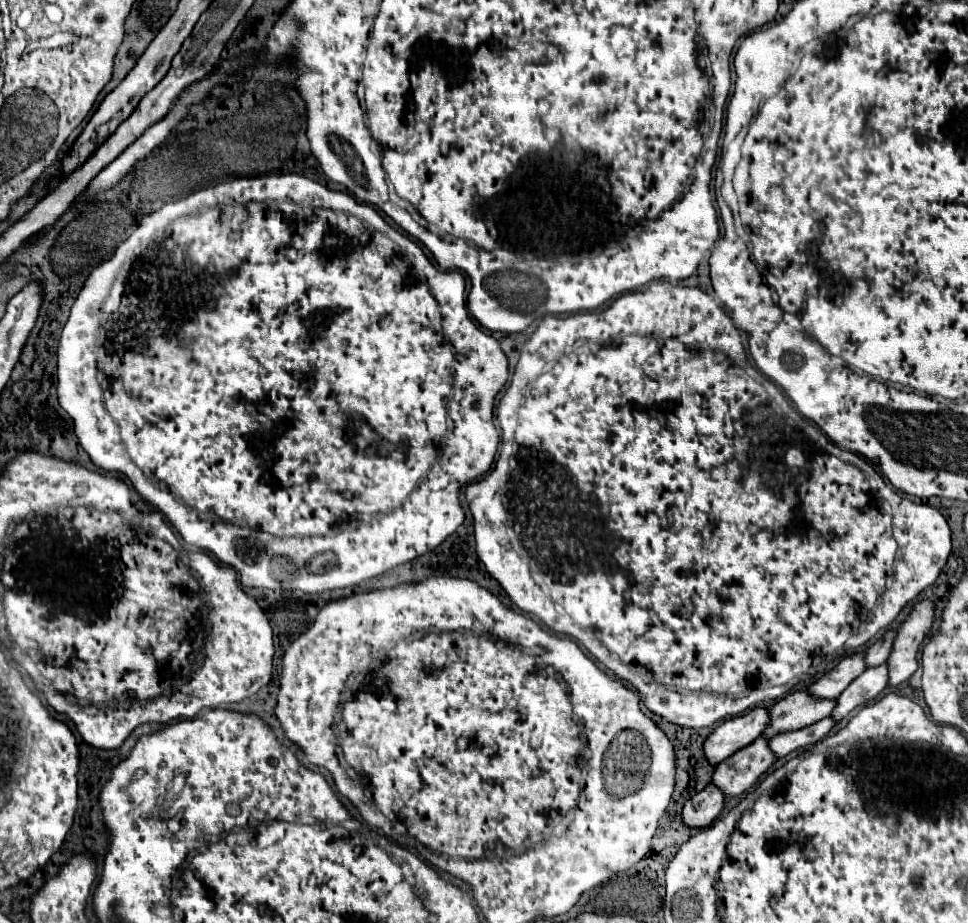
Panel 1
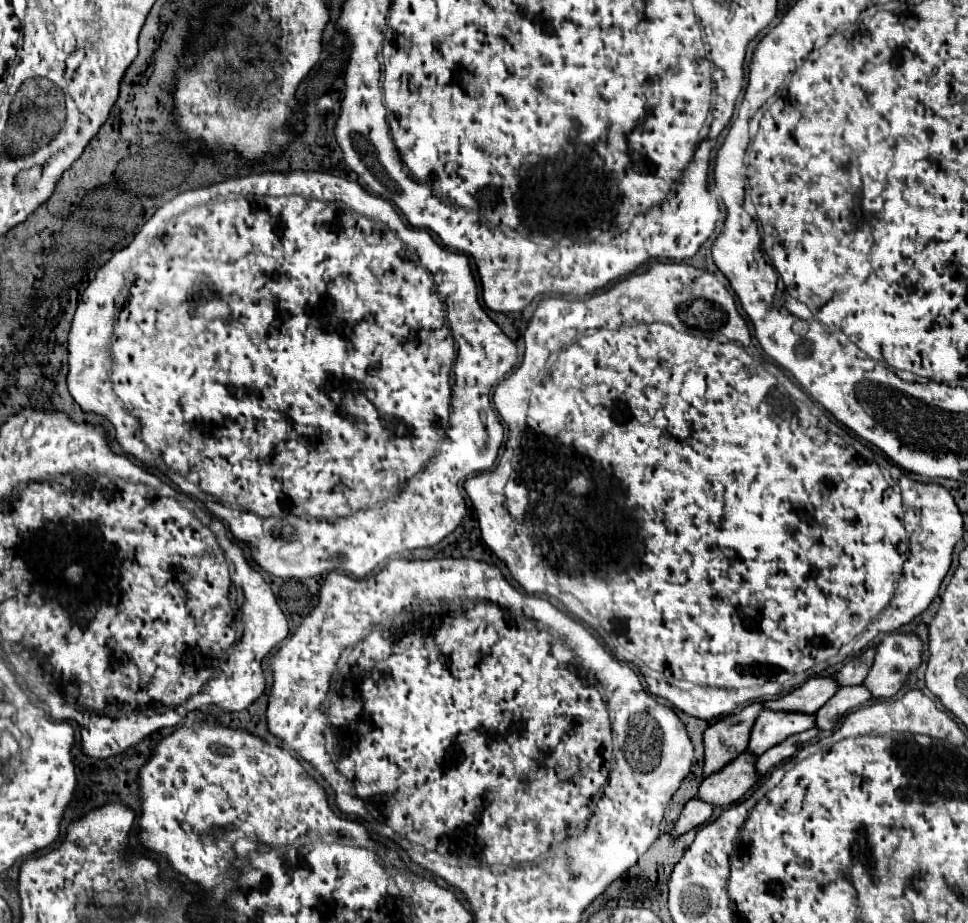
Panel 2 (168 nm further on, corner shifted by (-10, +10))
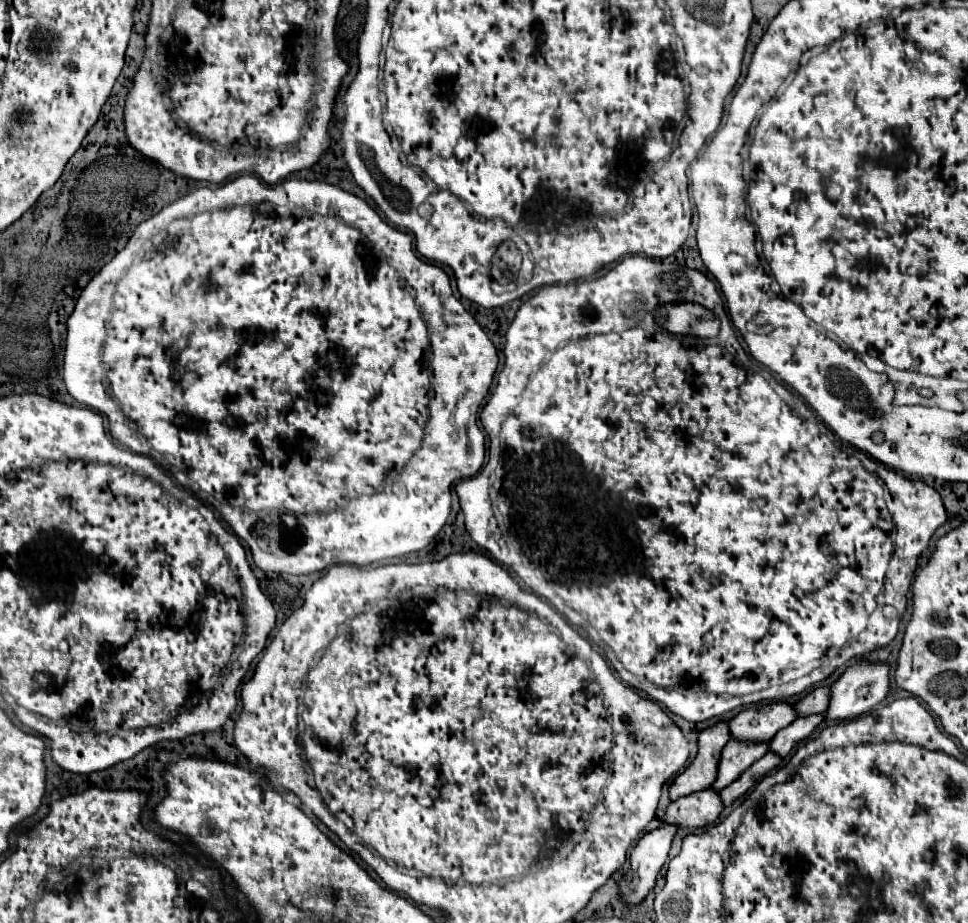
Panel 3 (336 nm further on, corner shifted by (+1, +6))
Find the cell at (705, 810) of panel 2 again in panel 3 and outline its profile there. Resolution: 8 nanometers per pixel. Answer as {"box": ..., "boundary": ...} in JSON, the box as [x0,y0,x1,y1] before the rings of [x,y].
{"box":[619,825,677,905],"boundary":[[[663,825],[655,831],[645,833],[639,839],[639,843],[633,847],[631,857],[629,857],[629,863],[631,863],[629,875],[635,875],[639,883],[637,883],[635,893],[627,893],[625,883],[619,885],[621,901],[625,905],[639,905],[649,895],[649,891],[655,887],[655,879],[667,859],[675,831],[677,831],[675,825]]]}

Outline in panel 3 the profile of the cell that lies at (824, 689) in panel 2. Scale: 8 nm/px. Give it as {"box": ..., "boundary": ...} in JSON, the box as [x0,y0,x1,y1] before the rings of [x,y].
{"box":[729,703,795,743],"boundary":[[[761,703],[757,707],[747,707],[729,721],[729,733],[737,741],[765,743],[773,735],[795,721],[795,711],[787,703]]]}

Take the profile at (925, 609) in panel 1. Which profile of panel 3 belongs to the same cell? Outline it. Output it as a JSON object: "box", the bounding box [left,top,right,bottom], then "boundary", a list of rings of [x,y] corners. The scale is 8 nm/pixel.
{"box":[825,661,889,719],"boundary":[[[859,661],[853,667],[849,667],[831,685],[831,697],[829,697],[829,705],[825,711],[825,719],[847,719],[847,717],[857,717],[861,713],[867,713],[879,701],[885,699],[887,691],[889,691],[889,665]]]}

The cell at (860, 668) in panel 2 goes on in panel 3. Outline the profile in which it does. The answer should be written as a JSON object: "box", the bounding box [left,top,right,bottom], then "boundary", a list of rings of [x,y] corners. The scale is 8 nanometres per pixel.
{"box":[793,687,829,717],"boundary":[[[819,687],[813,689],[807,697],[803,697],[793,709],[797,717],[809,717],[809,715],[823,713],[827,709],[827,703],[829,703],[829,687]]]}

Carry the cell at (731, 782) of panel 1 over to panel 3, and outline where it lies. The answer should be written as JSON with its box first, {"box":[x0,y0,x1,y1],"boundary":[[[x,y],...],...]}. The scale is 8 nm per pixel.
{"box":[661,789,723,829],"boundary":[[[705,789],[701,793],[693,793],[693,795],[687,795],[669,803],[661,819],[667,825],[669,823],[677,825],[679,829],[681,827],[701,829],[715,823],[721,811],[723,811],[723,803],[721,803],[719,793],[715,793],[713,789]]]}

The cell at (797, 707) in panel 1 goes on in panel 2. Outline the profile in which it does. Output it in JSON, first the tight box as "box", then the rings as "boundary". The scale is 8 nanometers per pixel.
{"box":[746,709,816,755],"boundary":[[[764,709],[752,727],[750,745],[746,751],[762,755],[770,747],[784,741],[786,737],[814,727],[814,721],[816,721],[816,715],[772,713],[772,709]]]}

